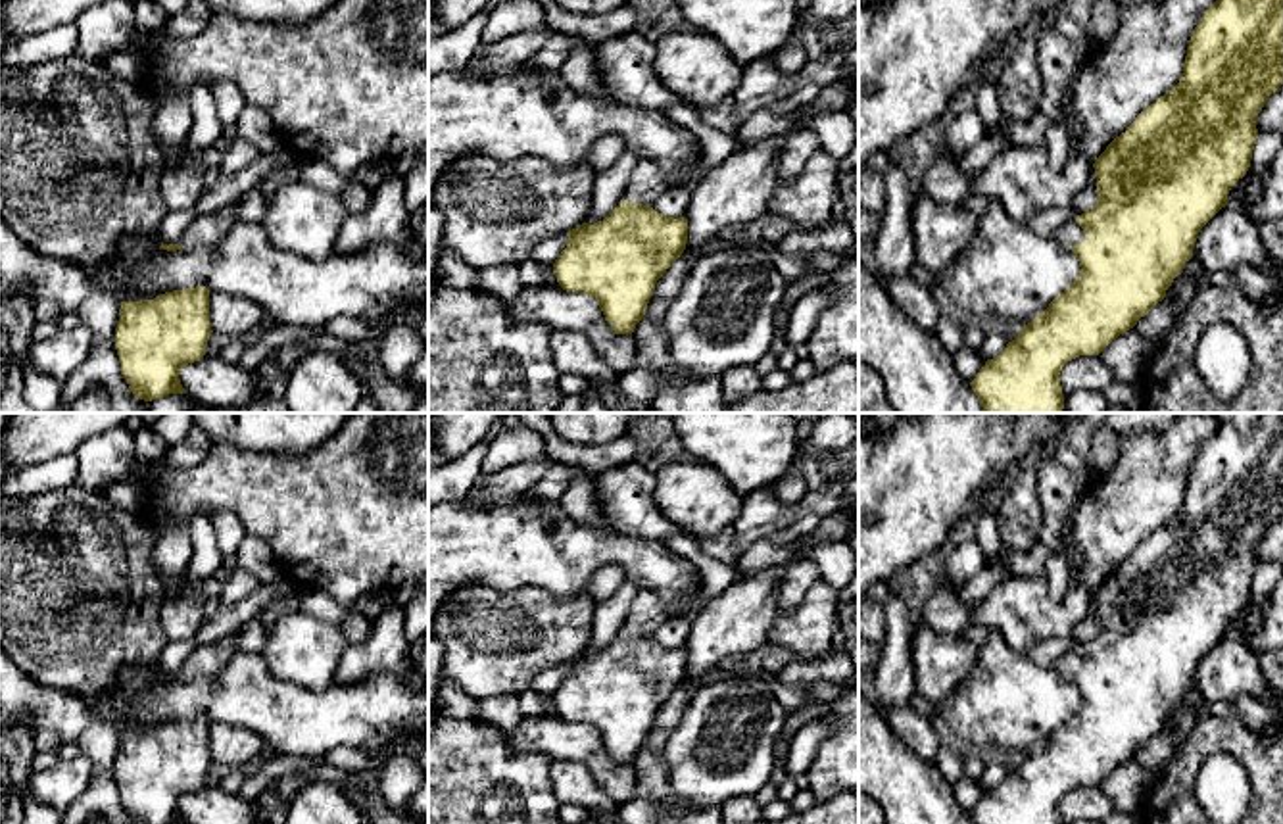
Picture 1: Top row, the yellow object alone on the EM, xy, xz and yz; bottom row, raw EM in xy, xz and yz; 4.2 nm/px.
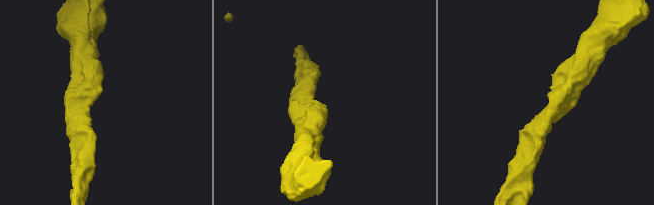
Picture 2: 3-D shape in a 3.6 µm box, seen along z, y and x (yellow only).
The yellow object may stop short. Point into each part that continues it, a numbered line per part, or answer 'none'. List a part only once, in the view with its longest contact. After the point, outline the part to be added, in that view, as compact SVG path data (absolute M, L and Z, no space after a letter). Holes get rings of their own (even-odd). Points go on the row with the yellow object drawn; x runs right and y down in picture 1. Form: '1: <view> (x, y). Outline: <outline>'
1: yz (1068, 235). Outline: M1070 221L1068 225L1064 225L1064 227L1060 227L1060 229L1056 230L1054 238L1056 238L1062 246L1070 248L1070 246L1074 246L1074 244L1081 244L1081 242L1085 240L1085 232L1083 232L1083 229L1079 227L1077 221Z

